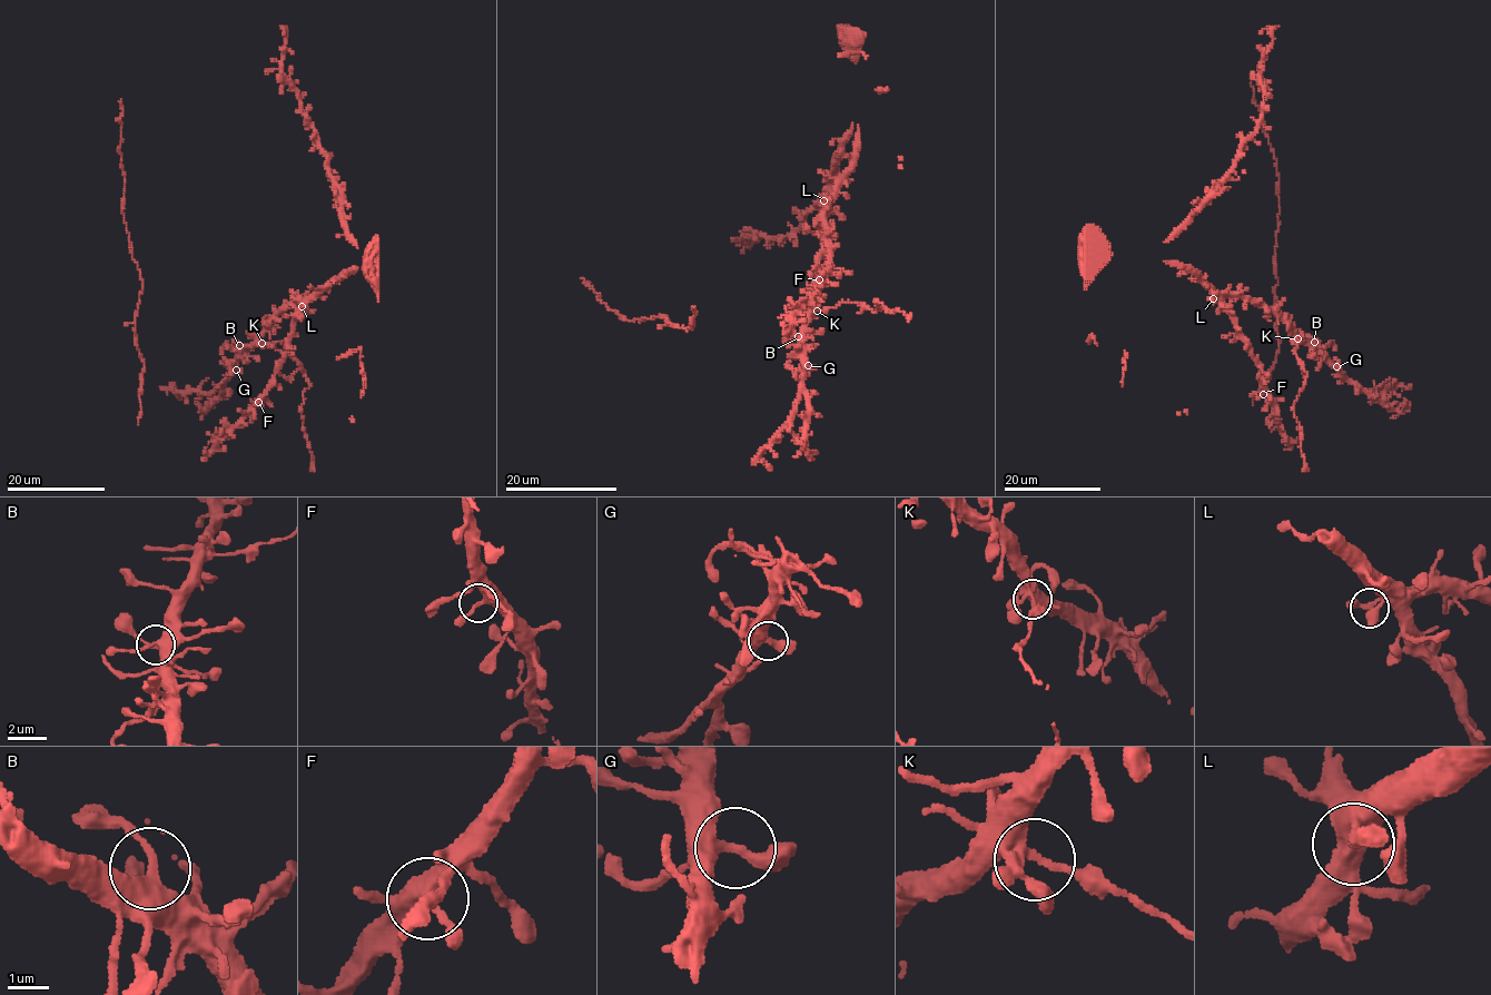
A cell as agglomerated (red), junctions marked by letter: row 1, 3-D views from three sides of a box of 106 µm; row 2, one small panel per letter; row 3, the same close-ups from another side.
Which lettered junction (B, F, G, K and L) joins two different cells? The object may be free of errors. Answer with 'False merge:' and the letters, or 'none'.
False merge: K

